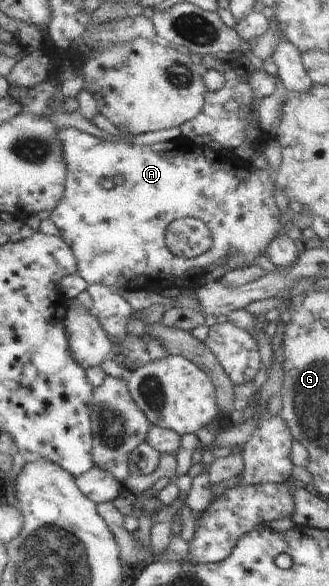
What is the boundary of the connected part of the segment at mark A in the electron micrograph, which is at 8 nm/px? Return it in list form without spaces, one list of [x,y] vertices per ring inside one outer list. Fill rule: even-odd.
[[[75,128],[59,129],[59,137],[62,141],[63,159],[67,168],[67,175],[64,194],[49,219],[58,228],[61,239],[72,249],[78,266],[76,274],[89,285],[102,284],[110,286],[112,289],[116,286],[126,285],[128,288],[161,293],[163,290],[173,288],[180,290],[180,277],[183,277],[191,279],[195,285],[199,286],[203,279],[218,280],[219,277],[224,276],[231,270],[252,266],[256,263],[254,261],[256,257],[264,256],[265,250],[271,241],[285,232],[279,223],[281,213],[272,194],[274,188],[272,179],[268,177],[264,170],[257,169],[250,162],[226,161],[226,159],[221,159],[218,153],[212,151],[208,146],[196,144],[192,140],[183,137],[150,146],[123,143],[122,141],[104,141],[104,139],[98,139],[94,135],[89,135]],[[181,218],[197,218],[206,223],[212,233],[212,250],[192,259],[178,258],[168,250],[165,239],[166,229],[171,222]]]

